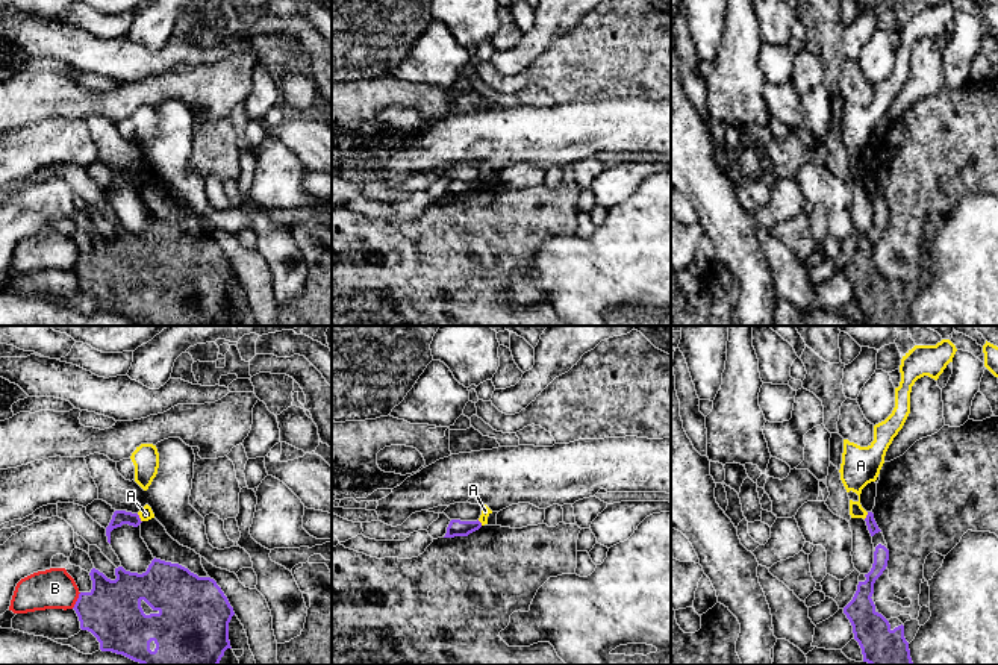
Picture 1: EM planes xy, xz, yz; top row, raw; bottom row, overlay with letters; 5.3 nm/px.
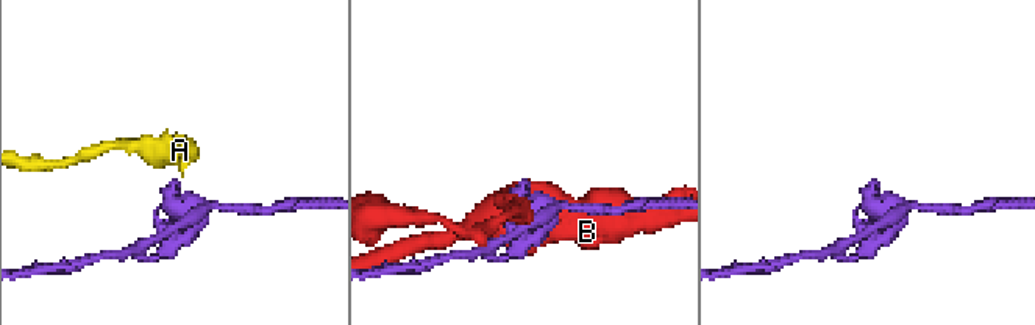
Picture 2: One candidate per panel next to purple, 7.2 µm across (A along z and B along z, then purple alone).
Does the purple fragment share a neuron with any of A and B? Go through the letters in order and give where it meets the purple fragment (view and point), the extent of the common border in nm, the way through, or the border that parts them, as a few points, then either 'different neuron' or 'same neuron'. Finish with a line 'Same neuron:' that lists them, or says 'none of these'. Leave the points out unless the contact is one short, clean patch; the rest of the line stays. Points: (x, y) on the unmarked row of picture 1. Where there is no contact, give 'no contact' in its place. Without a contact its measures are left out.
A: xy (140, 179) | 50 nm | along xy (137, 174), (141, 182) | different neuron
B: xy (77, 261) | 100 nm | different neuron
Same neuron: none of these

